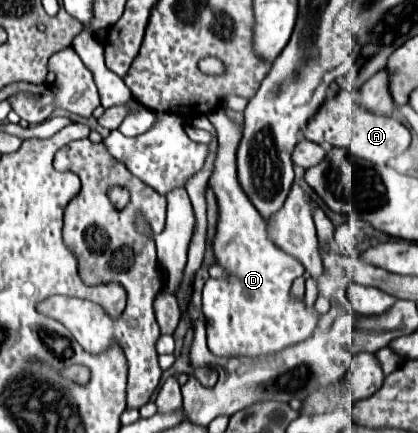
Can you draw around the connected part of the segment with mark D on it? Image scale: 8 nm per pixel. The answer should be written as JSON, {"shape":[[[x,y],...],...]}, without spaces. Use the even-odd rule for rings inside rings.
{"shape":[[[216,108],[214,112],[206,114],[212,126],[216,128],[218,134],[218,150],[216,150],[216,160],[214,160],[214,170],[208,180],[208,188],[214,192],[216,202],[218,202],[218,224],[216,224],[216,236],[212,240],[212,250],[216,264],[226,272],[226,278],[210,278],[204,284],[202,292],[202,312],[206,316],[206,334],[208,334],[208,350],[214,356],[262,356],[262,354],[272,354],[278,352],[286,346],[304,342],[306,338],[312,336],[318,314],[314,312],[312,306],[304,306],[304,302],[296,302],[290,296],[290,286],[292,282],[304,274],[302,264],[292,258],[290,254],[282,252],[276,248],[266,234],[266,222],[254,208],[254,204],[248,200],[244,194],[238,174],[236,174],[236,148],[242,138],[242,126],[228,118],[224,108]]]}

